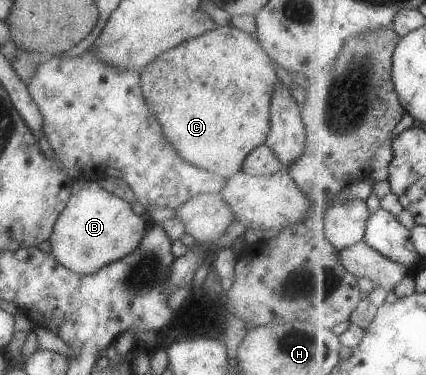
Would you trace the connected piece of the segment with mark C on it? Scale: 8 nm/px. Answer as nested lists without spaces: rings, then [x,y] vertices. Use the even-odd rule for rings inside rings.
[[[216,26],[210,31],[205,31],[196,37],[187,39],[172,49],[167,49],[159,53],[152,61],[148,62],[141,70],[139,70],[139,82],[142,97],[150,110],[150,113],[159,123],[162,135],[166,137],[166,141],[170,141],[170,145],[178,151],[178,155],[194,167],[209,171],[210,173],[219,175],[225,179],[234,175],[241,170],[242,162],[247,153],[256,146],[265,143],[267,133],[269,132],[269,101],[274,86],[277,84],[276,75],[272,70],[271,59],[266,55],[262,46],[255,38],[234,26]]]

